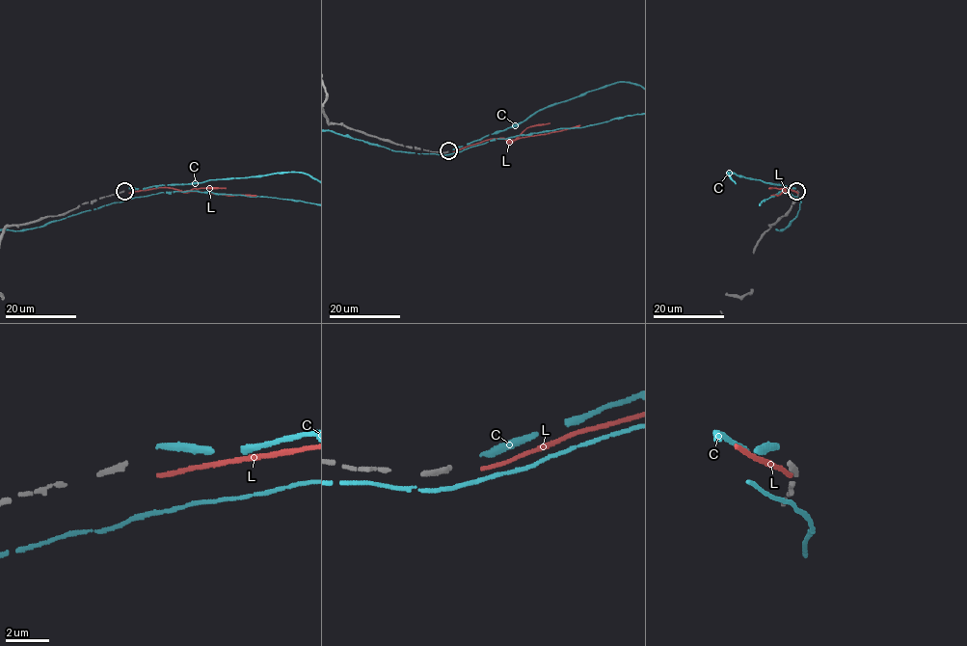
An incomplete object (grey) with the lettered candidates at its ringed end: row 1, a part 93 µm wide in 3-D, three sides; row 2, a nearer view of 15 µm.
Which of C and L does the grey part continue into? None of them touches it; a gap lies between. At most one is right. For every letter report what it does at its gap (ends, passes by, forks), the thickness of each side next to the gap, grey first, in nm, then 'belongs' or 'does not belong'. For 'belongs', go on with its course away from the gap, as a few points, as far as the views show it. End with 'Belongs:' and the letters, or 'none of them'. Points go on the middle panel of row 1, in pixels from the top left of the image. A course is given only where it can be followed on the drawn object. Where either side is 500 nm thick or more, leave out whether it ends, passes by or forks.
C: it ends | 260/280 nm | does not belong
L: it ends | 260/190 nm | does not belong
Belongs: none of them

